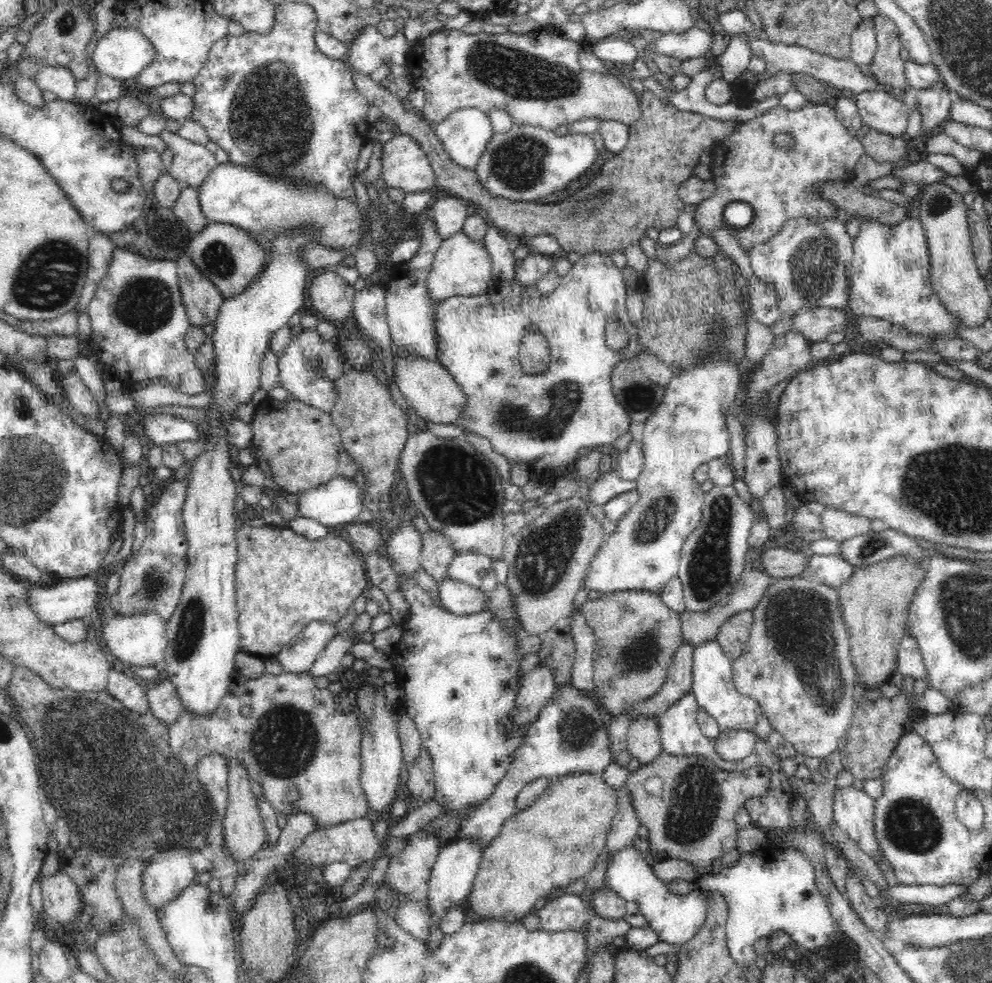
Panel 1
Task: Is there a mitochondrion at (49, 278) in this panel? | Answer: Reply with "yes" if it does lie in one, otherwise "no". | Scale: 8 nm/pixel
yes

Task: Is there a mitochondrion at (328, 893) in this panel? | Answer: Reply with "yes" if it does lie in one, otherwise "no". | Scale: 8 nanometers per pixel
no

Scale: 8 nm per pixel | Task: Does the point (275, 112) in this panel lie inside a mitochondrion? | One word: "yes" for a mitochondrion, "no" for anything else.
yes

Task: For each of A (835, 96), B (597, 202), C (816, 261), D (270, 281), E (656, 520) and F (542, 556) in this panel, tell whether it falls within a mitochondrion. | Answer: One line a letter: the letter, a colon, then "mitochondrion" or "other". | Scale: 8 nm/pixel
A: other
B: mitochondrion
C: mitochondrion
D: other
E: mitochondrion
F: mitochondrion

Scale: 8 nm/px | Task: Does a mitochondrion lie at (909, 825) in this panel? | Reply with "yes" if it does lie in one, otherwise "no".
yes

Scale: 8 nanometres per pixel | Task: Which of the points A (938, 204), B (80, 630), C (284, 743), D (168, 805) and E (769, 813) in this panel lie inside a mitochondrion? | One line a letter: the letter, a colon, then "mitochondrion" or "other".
A: mitochondrion
B: other
C: mitochondrion
D: mitochondrion
E: other

